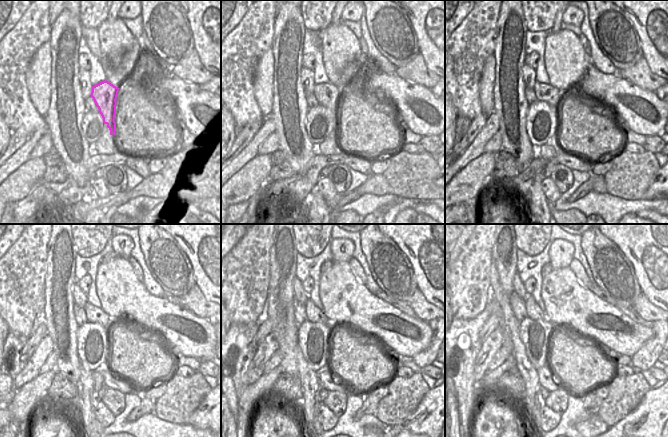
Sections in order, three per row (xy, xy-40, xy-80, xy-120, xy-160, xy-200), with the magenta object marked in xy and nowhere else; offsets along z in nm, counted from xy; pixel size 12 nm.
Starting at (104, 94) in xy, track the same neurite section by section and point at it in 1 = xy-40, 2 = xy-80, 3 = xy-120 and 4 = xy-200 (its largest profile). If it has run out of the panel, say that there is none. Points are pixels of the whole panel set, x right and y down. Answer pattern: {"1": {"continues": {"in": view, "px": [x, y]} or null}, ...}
{"1": {"continues": {"in": "xy-40", "px": [327, 94]}}, "2": {"continues": {"in": "xy-80", "px": [545, 92]}}, "3": {"continues": {"in": "xy-120", "px": [94, 314]}}, "4": {"continues": {"in": "xy-200", "px": [533, 311]}}}

